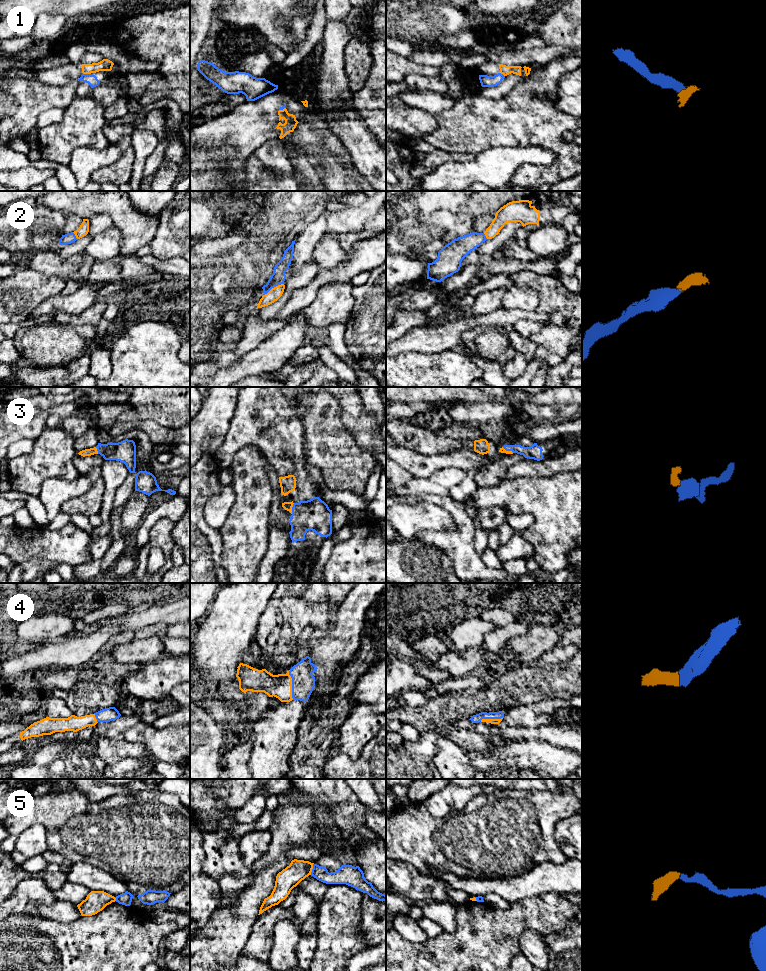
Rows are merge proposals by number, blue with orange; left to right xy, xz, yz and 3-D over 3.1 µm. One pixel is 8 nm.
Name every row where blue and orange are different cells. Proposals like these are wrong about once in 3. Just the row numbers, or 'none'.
1, 5

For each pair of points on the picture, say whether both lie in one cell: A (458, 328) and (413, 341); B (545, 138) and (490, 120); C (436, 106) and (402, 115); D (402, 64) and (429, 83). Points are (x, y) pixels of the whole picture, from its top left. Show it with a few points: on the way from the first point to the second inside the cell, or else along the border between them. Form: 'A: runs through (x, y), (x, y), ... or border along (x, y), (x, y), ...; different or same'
A: runs through (447, 335), (441, 338), (424, 339); same
B: runs through (531, 124), (528, 121), (504, 121); same
C: border along (401, 101), (425, 109), (435, 116); different
D: border along (438, 76), (408, 74), (403, 80); different

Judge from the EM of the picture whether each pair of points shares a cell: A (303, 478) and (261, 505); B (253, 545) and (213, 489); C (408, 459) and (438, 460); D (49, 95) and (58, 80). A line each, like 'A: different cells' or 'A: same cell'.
A: different cells
B: different cells
C: same cell
D: different cells

